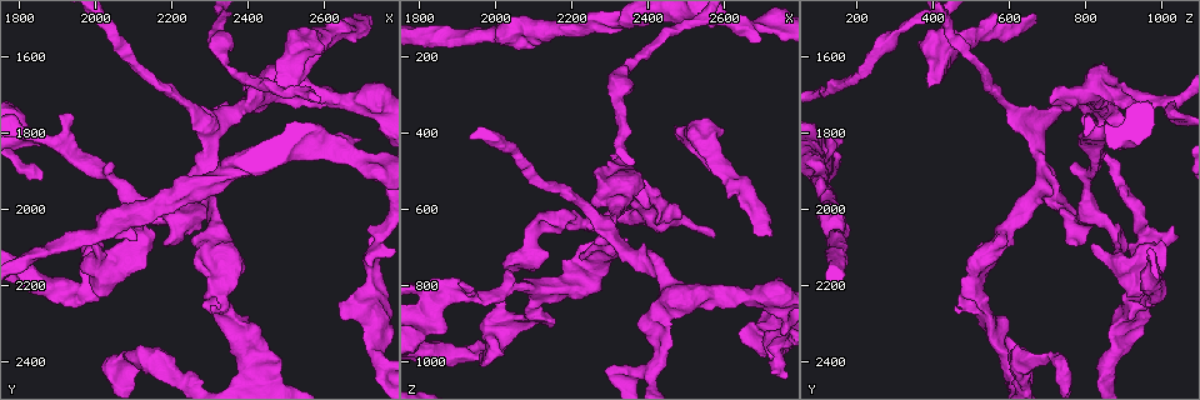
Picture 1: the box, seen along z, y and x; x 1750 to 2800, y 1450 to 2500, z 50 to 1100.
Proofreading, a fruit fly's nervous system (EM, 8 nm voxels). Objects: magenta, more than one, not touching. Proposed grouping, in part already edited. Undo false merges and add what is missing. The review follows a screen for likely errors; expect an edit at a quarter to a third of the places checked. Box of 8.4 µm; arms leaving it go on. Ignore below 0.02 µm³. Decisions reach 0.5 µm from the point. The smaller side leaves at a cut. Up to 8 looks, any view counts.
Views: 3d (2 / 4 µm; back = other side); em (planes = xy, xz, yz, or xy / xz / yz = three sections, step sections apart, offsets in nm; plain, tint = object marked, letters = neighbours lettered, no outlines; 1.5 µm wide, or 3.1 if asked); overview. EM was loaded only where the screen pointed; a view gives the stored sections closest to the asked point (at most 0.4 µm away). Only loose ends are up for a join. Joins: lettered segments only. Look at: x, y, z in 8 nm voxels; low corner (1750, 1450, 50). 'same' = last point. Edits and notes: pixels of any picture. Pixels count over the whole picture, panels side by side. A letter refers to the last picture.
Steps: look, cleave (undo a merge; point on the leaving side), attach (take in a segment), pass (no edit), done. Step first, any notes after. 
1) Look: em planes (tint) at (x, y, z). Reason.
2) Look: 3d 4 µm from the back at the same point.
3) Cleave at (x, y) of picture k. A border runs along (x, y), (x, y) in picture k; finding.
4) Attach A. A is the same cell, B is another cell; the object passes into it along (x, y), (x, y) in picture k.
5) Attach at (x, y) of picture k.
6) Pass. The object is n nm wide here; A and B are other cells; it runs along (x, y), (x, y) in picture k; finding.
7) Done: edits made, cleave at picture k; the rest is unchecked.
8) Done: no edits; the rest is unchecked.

Look: 3d 4 µm at (2475, 1685, 825). Arms run side by side.

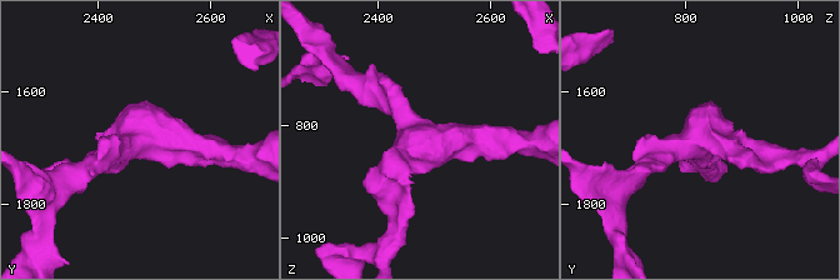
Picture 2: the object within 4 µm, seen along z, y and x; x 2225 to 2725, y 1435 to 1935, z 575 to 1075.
Look: em planes (tint) at (2470, 1680, 820). 4 arms meet here.

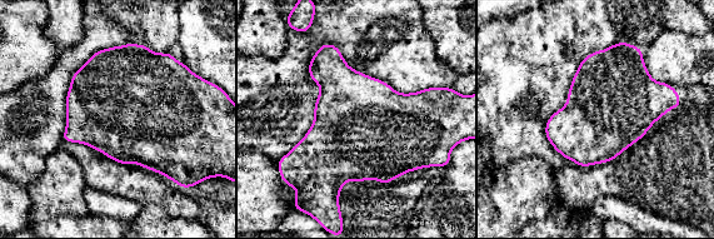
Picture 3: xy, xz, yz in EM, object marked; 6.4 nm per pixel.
Look: em planes (letters) at the same point.

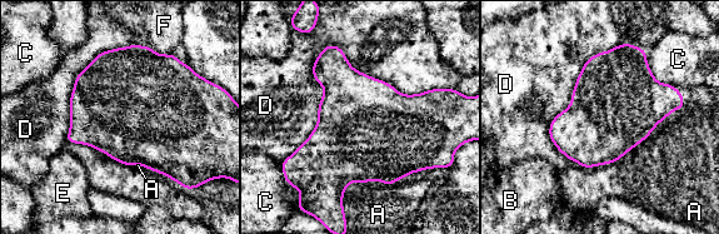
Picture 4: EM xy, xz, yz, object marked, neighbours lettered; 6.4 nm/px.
Pass. A, B, C, D, E and F are other cells; a border runs along (440, 88), (283, 160) in picture 4; continuous, no second neuron.

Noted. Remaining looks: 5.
Look: 3d 2 µm at (2480, 1675, 390).

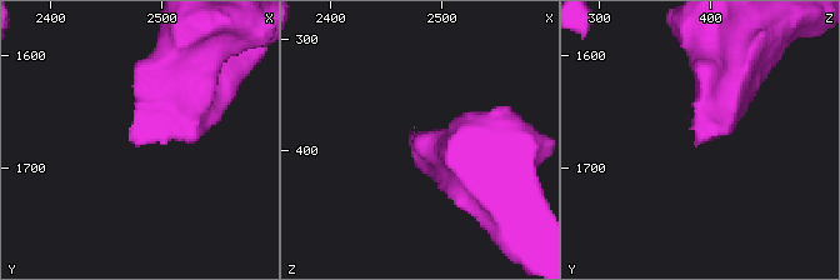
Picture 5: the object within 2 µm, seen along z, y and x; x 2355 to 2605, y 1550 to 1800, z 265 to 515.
Look: em xy step 4 (letters) at (2472, 1674, 390).

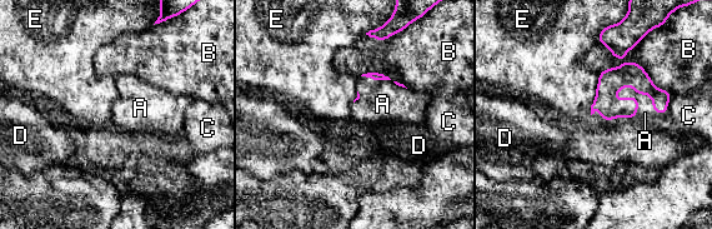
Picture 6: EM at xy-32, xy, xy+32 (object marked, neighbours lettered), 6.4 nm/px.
Look: em planes (letters) at the same point. Cut it another way.

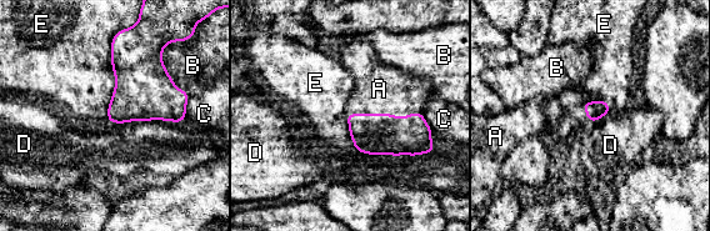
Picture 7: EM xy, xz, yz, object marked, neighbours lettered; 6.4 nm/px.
Attach A. A is the same cell, B, C, D and E are other cells; the object passes into it along (374, 134), (384, 114), (379, 89) in picture 7; it goes on there.

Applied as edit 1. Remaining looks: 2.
Done: edits made, attach at picture 7; the rest is unchecked.

